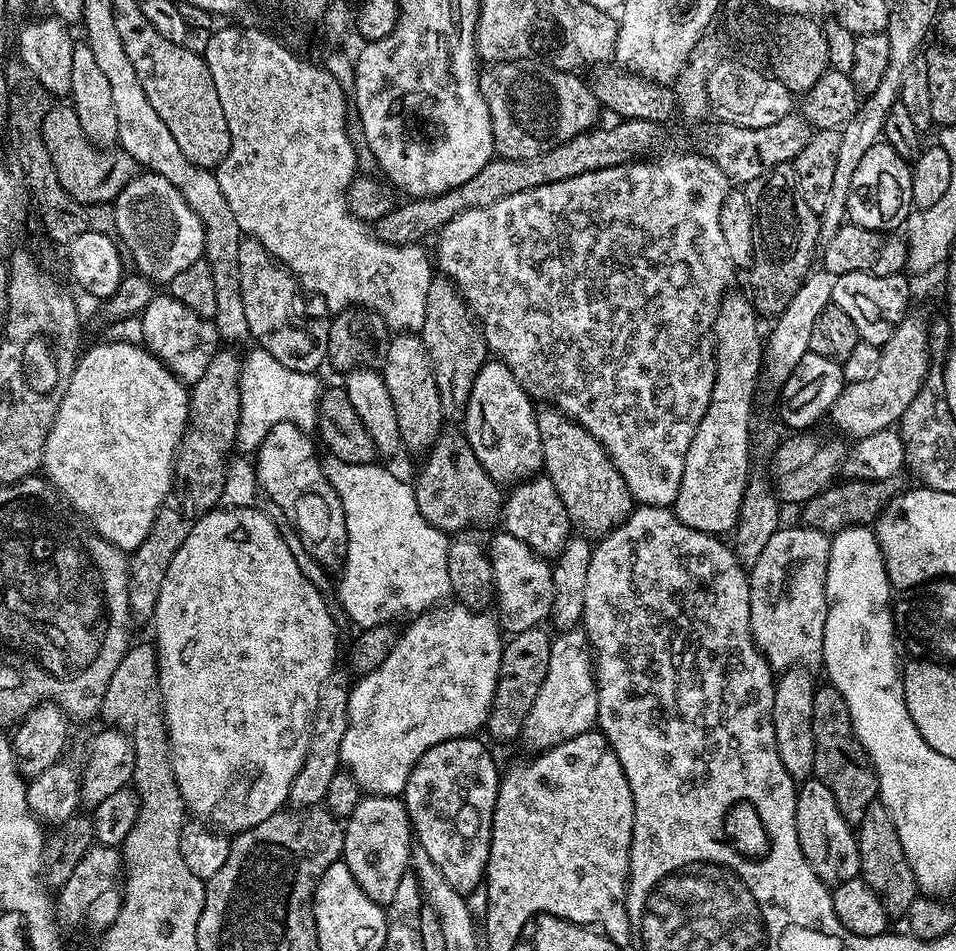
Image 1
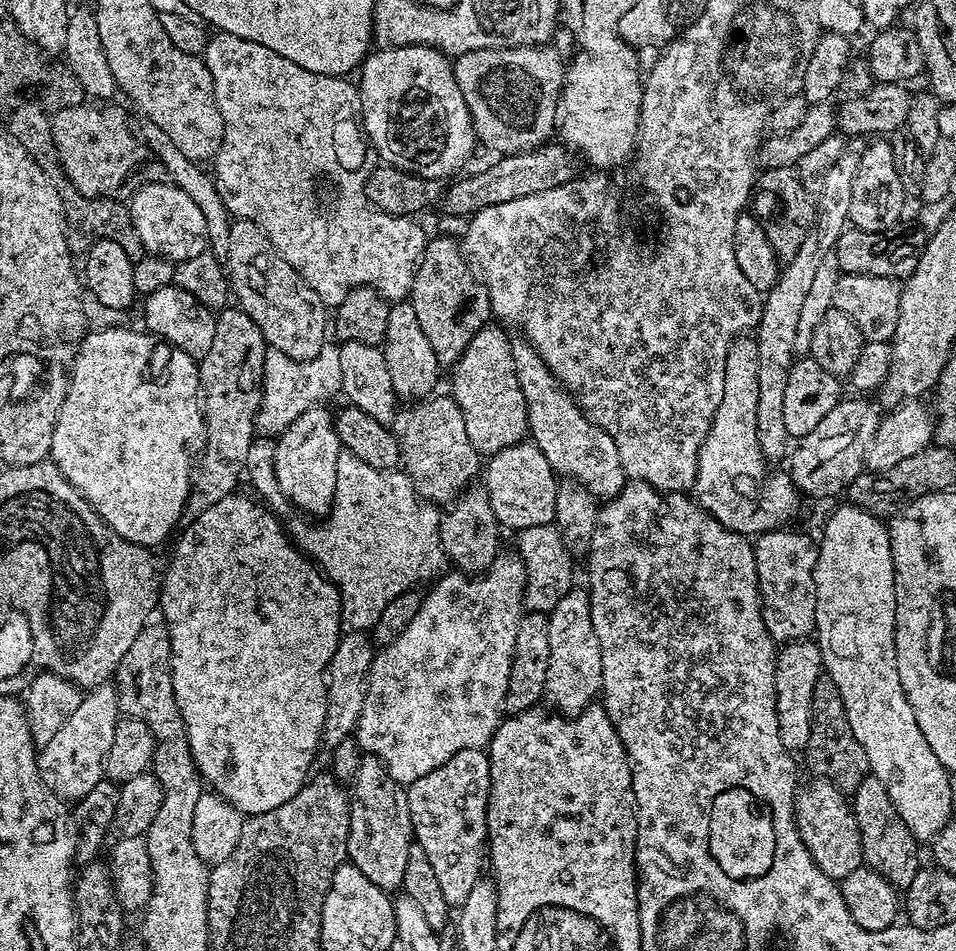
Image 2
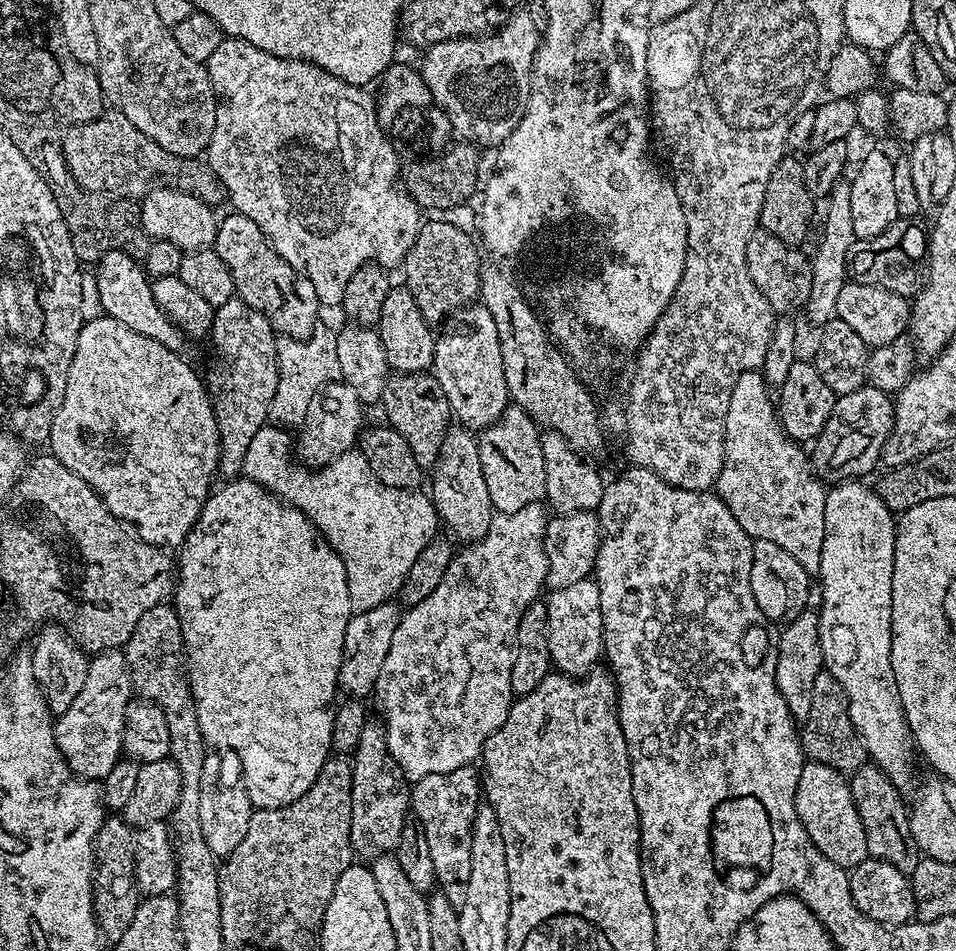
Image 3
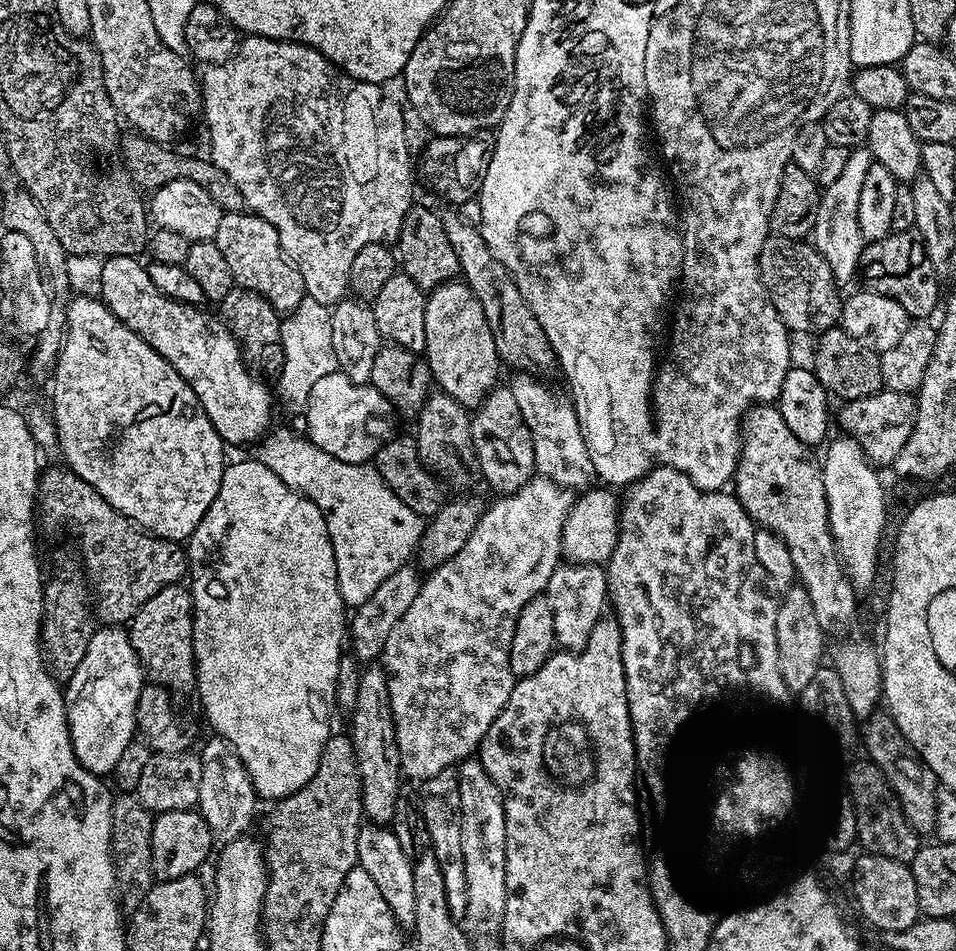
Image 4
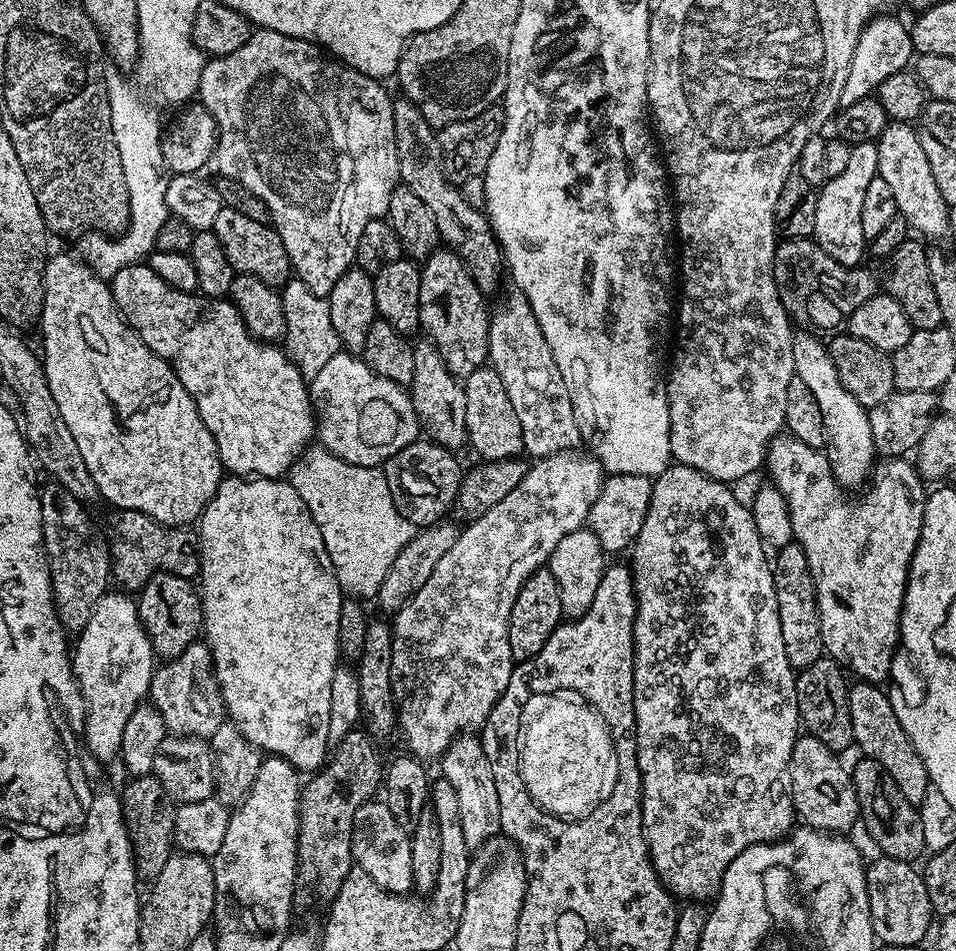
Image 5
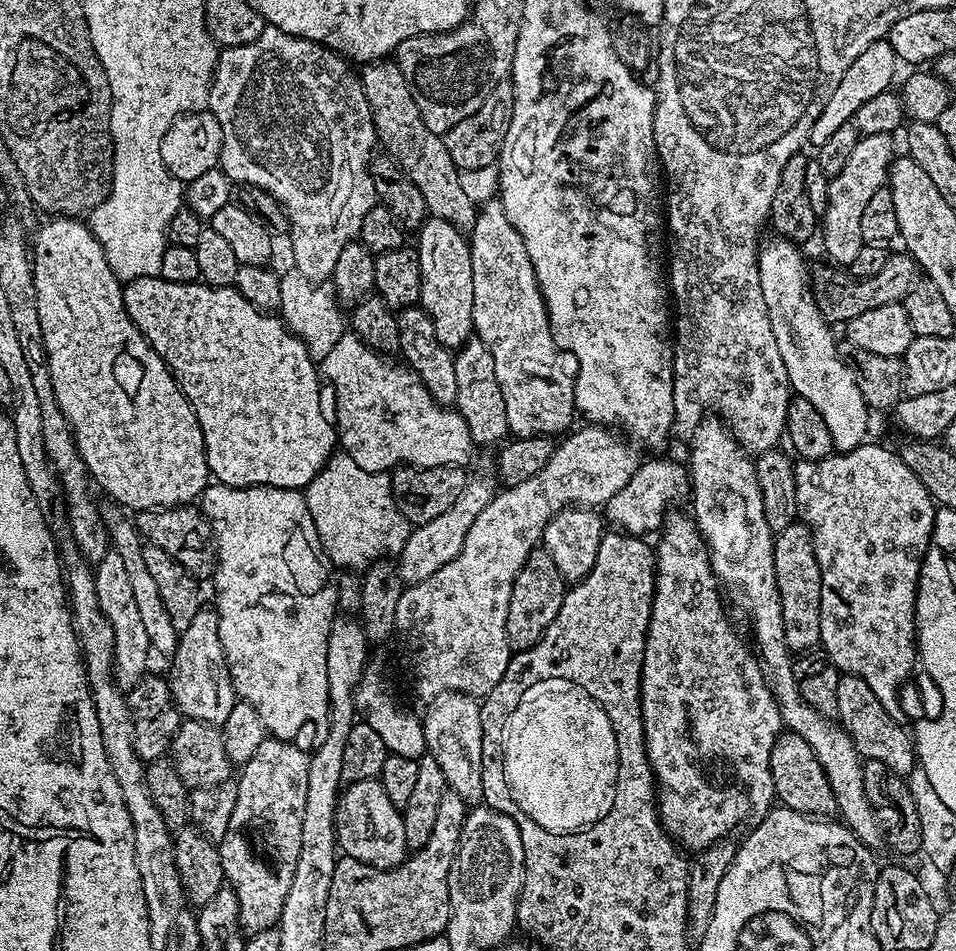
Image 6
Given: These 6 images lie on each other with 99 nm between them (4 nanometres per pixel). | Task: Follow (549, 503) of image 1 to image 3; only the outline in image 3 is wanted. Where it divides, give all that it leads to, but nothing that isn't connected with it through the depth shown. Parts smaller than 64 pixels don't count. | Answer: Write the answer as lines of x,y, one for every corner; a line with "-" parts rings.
508,407
496,421
479,433
478,443
482,458
482,478
486,478
486,490
490,490
490,502
496,512
517,512
524,506
539,504
546,490
546,462
542,462
541,429
526,410

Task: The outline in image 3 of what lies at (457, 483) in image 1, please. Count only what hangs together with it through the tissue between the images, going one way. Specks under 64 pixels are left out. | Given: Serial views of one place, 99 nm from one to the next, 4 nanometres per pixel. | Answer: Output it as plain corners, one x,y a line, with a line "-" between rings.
431,371
389,375
379,403
384,404
387,427
398,430
398,434
402,434
406,442
410,442
410,450
414,450
416,461
421,466
435,465
436,457
440,455
440,444
444,441
444,433
450,427
452,416
452,408
448,405
446,394
436,381
435,375

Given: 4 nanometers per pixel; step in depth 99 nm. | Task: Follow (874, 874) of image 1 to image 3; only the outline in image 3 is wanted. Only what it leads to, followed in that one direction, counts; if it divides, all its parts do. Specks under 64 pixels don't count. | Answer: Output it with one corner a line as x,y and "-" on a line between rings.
865,762
856,772
851,773
852,797
858,810
858,818
862,818
862,830
866,830
866,846
871,859
890,862
890,866
898,866
898,870
911,874
922,858
919,846
914,842
914,834
910,834
909,809
902,797
901,789
890,782
890,778
878,765

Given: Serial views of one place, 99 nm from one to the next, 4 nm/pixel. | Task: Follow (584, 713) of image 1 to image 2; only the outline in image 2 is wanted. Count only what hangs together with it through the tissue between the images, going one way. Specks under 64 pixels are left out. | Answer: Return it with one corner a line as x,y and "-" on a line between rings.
573,587
562,602
547,613
550,630
550,666
546,670
544,696
555,711
569,717
577,716
602,692
602,650
590,614
590,598
583,587

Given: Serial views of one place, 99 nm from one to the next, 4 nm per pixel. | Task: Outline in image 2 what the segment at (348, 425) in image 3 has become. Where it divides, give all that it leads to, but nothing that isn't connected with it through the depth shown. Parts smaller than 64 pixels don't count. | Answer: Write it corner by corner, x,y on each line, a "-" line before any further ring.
317,406
306,410
306,414
291,422
289,428
274,440
276,449
272,465
278,486
282,486
282,494
293,509
301,508
312,518
327,517
332,511
332,495
338,478
338,454
342,451
333,413
326,409

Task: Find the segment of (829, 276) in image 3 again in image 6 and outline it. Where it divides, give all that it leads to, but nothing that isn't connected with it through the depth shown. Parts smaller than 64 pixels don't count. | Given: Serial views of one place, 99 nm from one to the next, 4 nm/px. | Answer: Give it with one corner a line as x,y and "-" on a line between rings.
882,134
861,136
850,158
846,158
846,166
837,176
829,179
829,200
822,215
822,233
827,259
833,265
849,266
866,243
862,238
862,210
870,202
871,196
888,183
888,169
894,159
892,142
892,136

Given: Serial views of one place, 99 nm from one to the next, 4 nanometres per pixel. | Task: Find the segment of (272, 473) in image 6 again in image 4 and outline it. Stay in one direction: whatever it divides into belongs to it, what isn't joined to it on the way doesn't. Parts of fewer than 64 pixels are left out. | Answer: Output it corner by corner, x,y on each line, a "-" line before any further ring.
110,256
104,260
102,266
102,282
100,283
99,299
104,305
118,317
123,324
134,334
138,334
155,352
162,354
174,370
194,390
202,410
210,418
214,430
224,439
225,445
249,444
255,445
264,439
266,433
273,427
272,400
274,404
274,392
263,384
263,379
257,378
250,371
249,365
244,362
244,355
240,352
240,343
234,338
234,334
224,325
219,315
207,312
207,307
194,304
179,304
172,300
154,282
150,282
150,274
147,267
134,256

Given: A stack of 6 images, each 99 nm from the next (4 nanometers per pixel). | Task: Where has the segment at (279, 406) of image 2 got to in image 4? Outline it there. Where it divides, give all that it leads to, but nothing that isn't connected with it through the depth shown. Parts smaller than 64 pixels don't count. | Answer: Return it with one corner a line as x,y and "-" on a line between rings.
305,295
304,301
293,312
287,313
281,319
280,333
282,334
284,365
278,373
278,381
280,380
278,400
296,414
303,413
308,407
310,390
314,390
316,383
321,378
326,378
326,374
337,371
334,342
330,339
331,317
329,305
314,302
314,298

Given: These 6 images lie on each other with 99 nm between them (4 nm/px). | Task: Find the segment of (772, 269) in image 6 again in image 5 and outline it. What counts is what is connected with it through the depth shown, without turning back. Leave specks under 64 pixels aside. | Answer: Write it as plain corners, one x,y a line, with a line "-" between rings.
800,330
793,335
795,379
806,382
806,386
810,386
814,399
818,401
818,410
822,410
826,455
832,463
834,478
845,490
856,487
859,489
869,479
878,456
874,438
870,434
868,409
861,406
858,398
854,398
854,394
846,390
846,386
842,386
825,341
823,339
820,341
816,336
819,335
808,330

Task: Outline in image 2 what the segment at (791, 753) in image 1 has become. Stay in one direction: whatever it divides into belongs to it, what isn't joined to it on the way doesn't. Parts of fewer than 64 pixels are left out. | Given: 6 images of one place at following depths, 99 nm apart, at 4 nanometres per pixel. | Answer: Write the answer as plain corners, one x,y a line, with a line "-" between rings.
815,639
793,640
785,644
776,653
776,709
778,710
778,734
782,734
782,746
786,746
793,754
803,753
810,742
810,726
812,725
812,699
814,698
814,682
824,672
824,659
820,653
820,645

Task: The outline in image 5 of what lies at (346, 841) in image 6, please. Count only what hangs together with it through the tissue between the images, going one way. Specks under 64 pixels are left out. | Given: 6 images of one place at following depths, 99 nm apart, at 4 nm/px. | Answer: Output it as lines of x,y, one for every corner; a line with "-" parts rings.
373,798
358,806
352,827
352,858
384,891
403,896
413,891
410,870
410,835
394,820
384,802

